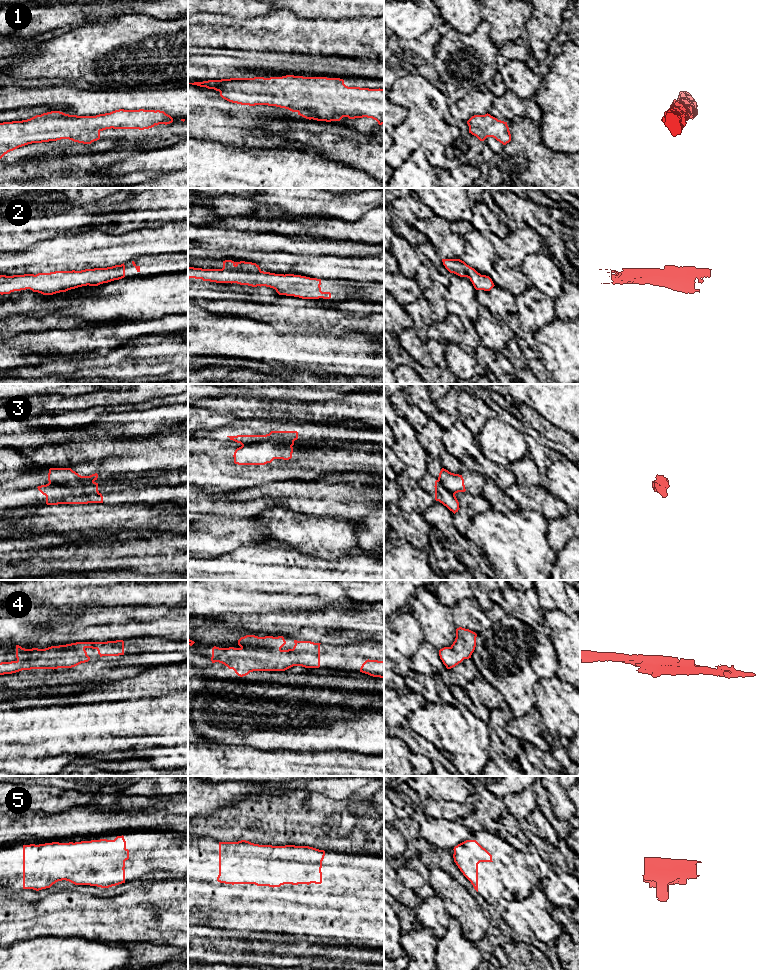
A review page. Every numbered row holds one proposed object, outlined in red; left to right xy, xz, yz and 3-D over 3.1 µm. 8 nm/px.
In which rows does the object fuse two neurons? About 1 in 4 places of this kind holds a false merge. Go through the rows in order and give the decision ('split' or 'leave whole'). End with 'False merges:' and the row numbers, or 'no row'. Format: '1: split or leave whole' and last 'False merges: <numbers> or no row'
1: leave whole
2: leave whole
3: split
4: leave whole
5: leave whole
False merges: 3

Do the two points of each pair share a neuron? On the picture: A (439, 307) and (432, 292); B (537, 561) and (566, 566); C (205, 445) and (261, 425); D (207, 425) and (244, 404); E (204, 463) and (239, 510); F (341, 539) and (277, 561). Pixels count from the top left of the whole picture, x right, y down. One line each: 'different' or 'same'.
A: same
B: different
C: same
D: different
E: different
F: different

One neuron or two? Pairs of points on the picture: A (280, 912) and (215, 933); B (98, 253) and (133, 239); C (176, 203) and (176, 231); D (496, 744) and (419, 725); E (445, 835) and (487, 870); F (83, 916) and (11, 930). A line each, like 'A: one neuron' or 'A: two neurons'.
A: two neurons
B: one neuron
C: two neurons
D: two neurons
E: two neurons
F: one neuron

